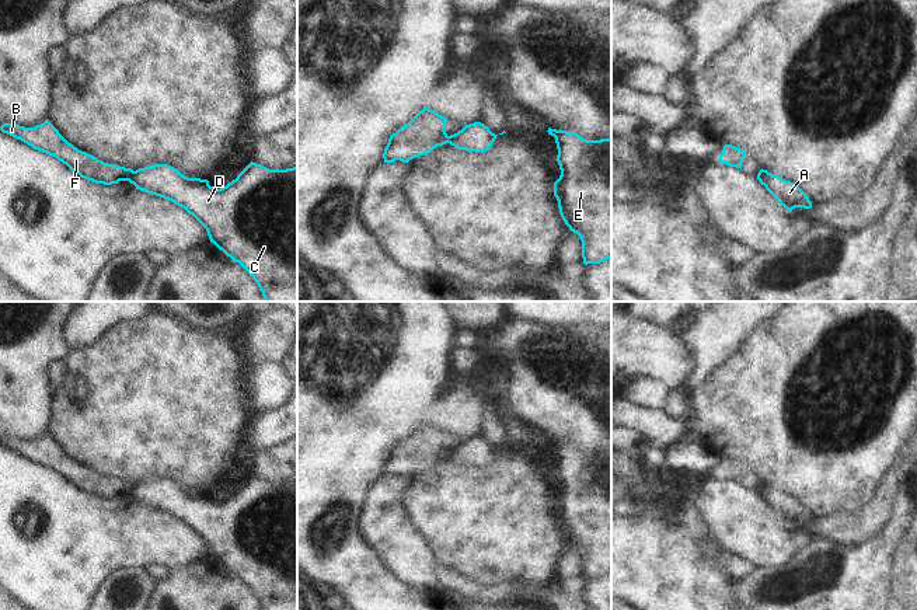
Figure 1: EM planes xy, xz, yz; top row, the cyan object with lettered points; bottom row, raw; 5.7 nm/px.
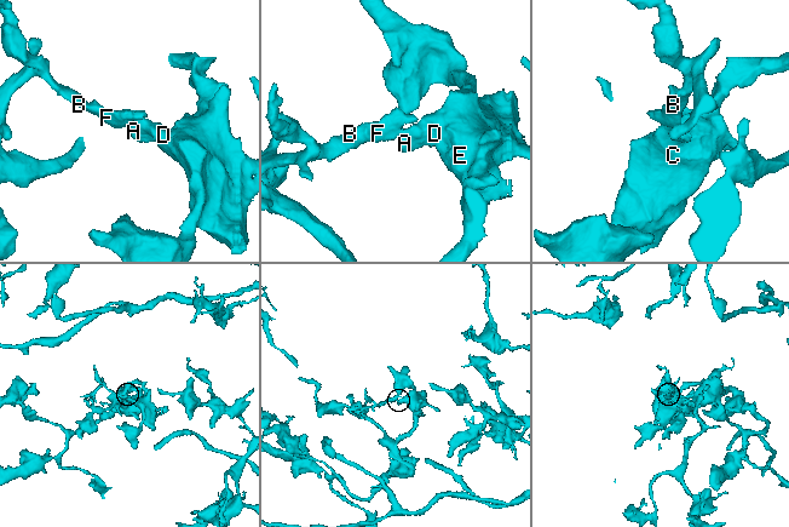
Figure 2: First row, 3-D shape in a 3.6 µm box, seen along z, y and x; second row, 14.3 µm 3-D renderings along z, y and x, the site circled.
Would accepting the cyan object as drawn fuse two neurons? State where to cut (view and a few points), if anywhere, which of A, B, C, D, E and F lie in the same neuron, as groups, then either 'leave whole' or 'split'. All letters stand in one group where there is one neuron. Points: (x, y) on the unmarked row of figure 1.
xy (135, 485), (128, 494) | A C D E / B F | split

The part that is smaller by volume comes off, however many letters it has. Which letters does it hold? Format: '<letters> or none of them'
B, F

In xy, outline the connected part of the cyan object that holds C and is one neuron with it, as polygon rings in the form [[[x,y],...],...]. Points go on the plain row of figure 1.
[[[251,475],[236,494],[216,503],[208,494],[188,492],[168,478],[154,478],[136,484],[129,496],[192,529],[206,543],[210,557],[252,590],[262,610],[297,610],[297,481],[269,484]]]

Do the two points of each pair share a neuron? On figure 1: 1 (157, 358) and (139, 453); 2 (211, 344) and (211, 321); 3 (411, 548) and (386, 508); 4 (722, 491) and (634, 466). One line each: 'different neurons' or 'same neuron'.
1: same neuron
2: different neurons
3: same neuron
4: same neuron

